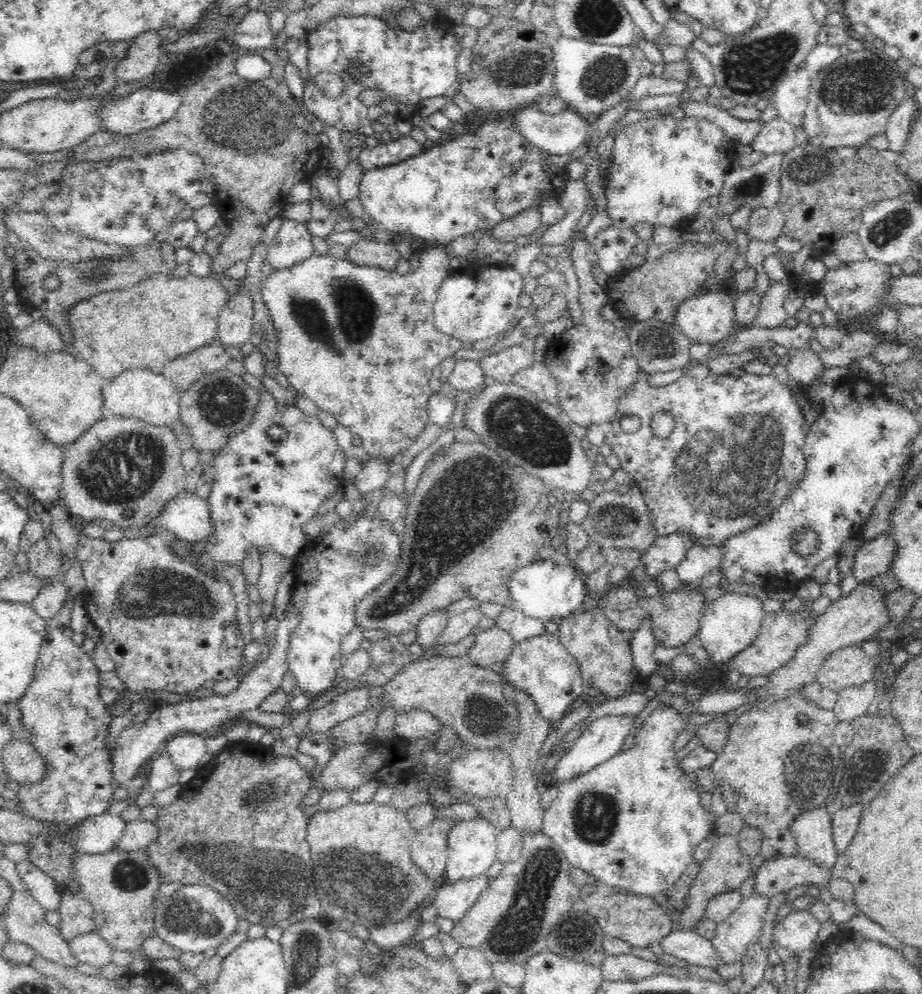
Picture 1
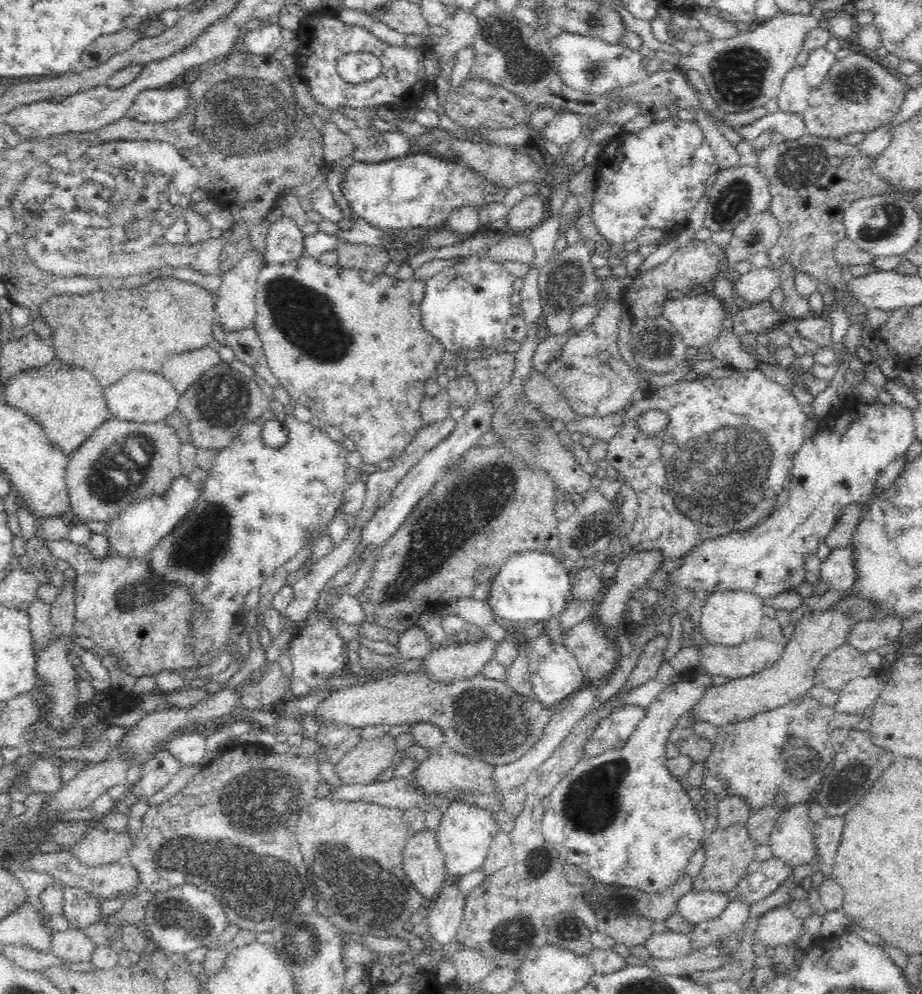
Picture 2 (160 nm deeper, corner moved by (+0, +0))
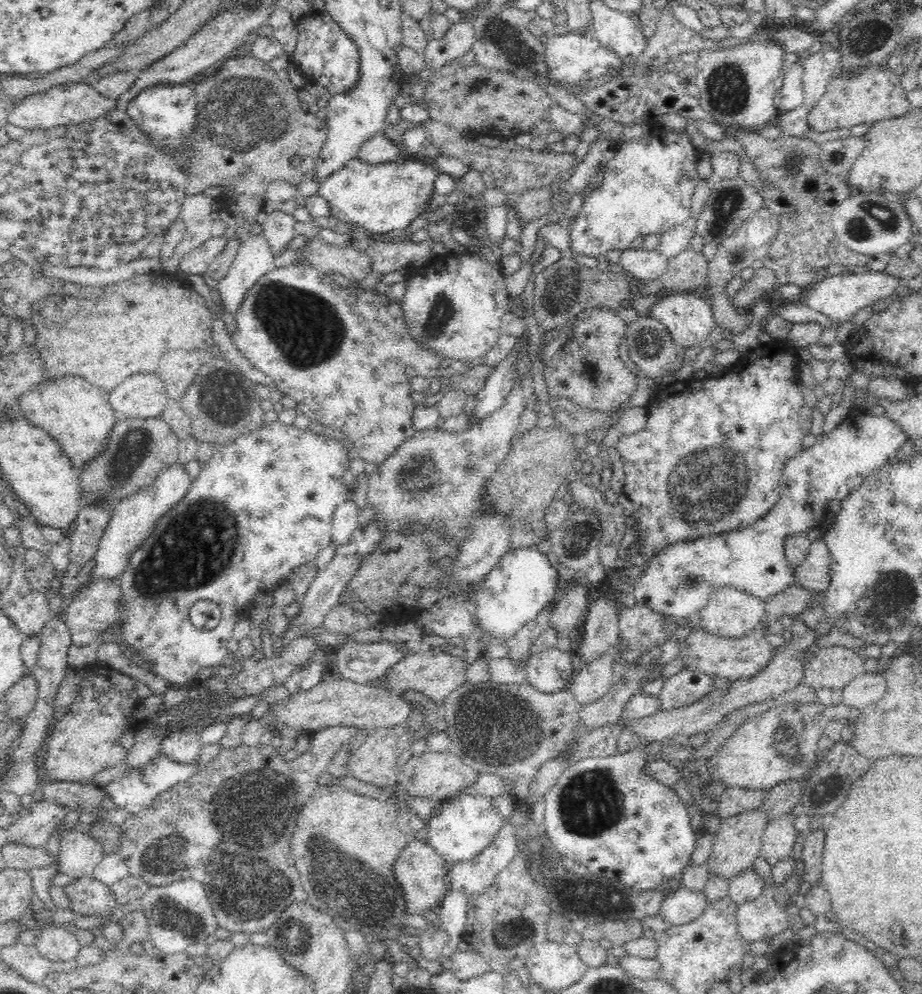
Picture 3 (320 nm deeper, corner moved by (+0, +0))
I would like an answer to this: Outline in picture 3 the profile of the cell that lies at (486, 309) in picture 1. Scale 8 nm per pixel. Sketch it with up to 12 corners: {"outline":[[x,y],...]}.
{"outline":[[480,254],[408,267],[407,332],[477,363],[514,309]]}

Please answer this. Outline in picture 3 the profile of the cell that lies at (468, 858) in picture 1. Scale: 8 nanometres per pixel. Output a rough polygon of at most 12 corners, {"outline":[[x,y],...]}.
{"outline":[[468,791],[437,806],[427,843],[449,866],[476,857],[507,821]]}

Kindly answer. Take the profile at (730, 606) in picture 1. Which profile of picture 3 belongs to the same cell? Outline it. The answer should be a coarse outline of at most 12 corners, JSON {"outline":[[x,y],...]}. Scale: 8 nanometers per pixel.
{"outline":[[717,588],[699,614],[706,632],[740,638],[766,618],[761,598]]}

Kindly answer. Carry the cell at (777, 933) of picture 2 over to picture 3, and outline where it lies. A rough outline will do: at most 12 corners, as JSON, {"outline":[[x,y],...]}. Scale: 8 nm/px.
{"outline":[[769,893],[739,903],[745,942],[772,940],[789,928],[787,912]]}

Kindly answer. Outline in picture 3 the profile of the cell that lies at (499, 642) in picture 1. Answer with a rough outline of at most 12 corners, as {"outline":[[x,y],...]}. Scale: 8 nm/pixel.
{"outline":[[439,648],[402,657],[381,686],[440,705],[466,683],[460,656]]}

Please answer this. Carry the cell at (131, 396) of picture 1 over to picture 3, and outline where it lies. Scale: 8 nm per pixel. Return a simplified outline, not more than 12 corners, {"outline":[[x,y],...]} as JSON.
{"outline":[[156,374],[110,392],[118,418],[156,418],[168,406]]}

